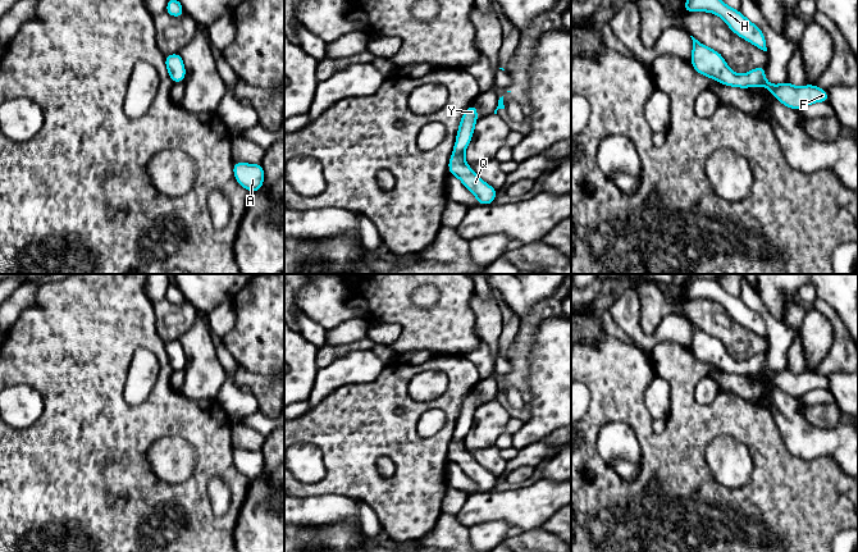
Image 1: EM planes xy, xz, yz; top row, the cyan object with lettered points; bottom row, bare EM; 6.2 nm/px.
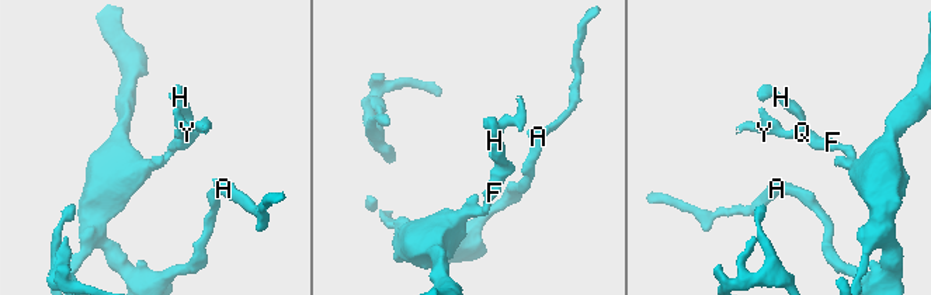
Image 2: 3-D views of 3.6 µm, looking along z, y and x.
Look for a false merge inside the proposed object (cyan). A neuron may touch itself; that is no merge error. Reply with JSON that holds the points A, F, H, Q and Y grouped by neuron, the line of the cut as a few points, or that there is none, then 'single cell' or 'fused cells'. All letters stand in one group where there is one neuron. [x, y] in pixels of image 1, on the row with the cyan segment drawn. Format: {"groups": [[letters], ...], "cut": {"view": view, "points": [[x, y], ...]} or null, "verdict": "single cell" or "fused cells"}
{"groups": [["A", "F", "H", "Q", "Y"]], "cut": null, "verdict": "single cell"}

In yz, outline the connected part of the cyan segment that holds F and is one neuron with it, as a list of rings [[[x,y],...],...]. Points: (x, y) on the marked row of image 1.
[[[693,36],[690,37],[693,40],[690,61],[694,70],[702,76],[730,87],[766,87],[782,105],[794,110],[800,110],[813,102],[829,104],[827,91],[816,85],[795,87],[788,81],[782,85],[770,83],[765,78],[766,65],[757,67],[745,74],[736,74],[718,51],[707,47]]]

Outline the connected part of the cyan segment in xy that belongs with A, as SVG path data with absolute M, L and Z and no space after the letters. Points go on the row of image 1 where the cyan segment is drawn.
M233 161L236 181L250 193L259 191L264 184L264 168L261 164Z

